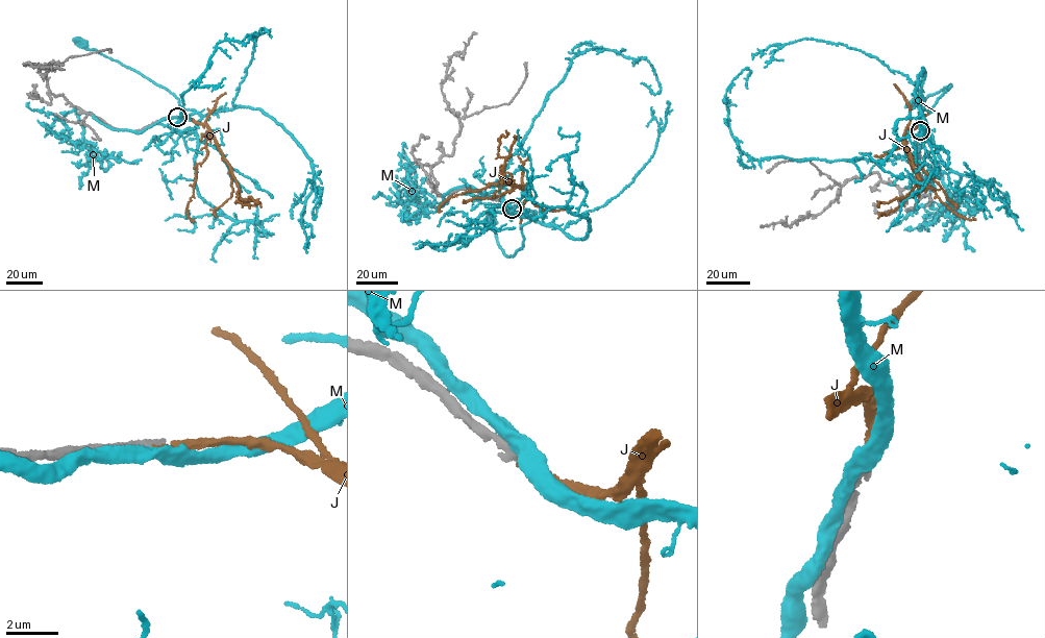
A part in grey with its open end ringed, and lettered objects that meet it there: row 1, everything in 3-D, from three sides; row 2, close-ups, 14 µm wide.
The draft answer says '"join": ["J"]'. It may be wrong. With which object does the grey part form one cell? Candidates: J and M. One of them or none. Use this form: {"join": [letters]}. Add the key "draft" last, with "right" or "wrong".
{"join": ["J"], "draft": "right"}

